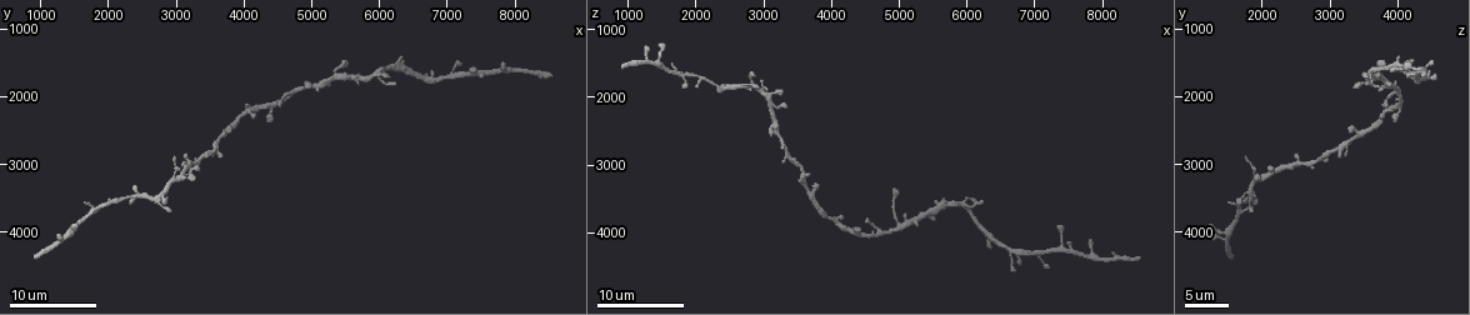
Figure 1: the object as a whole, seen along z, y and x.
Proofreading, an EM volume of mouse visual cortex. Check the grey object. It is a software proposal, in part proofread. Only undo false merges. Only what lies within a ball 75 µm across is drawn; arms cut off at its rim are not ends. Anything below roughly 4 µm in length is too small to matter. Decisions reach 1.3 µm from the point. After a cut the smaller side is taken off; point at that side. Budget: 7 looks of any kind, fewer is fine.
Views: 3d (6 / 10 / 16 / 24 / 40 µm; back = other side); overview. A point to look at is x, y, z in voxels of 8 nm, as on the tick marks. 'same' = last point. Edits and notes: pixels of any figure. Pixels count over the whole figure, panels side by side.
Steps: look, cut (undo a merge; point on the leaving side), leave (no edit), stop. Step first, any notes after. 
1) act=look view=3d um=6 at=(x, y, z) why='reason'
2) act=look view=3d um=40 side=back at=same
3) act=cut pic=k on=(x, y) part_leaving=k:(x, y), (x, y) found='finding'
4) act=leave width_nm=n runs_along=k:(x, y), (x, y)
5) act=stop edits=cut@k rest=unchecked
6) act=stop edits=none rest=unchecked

act=look view=3d um=10 at=(5000, 1850, 3850) why='four or more arms meet'

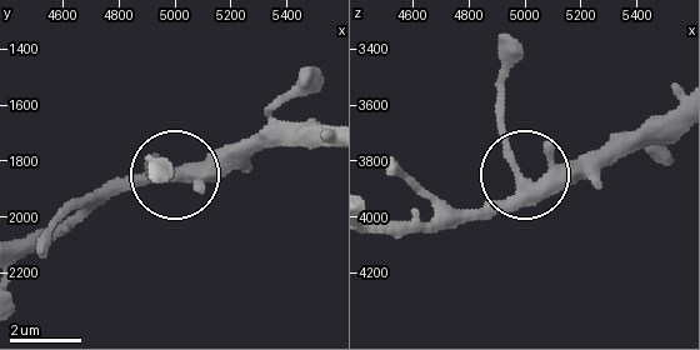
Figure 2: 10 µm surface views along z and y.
act=look view=3d um=6 at=(5010, 1860, 3880)

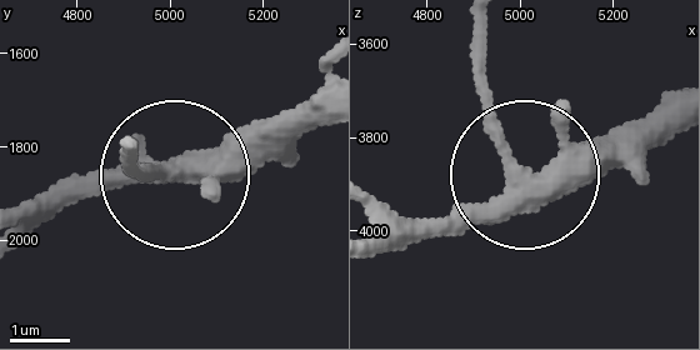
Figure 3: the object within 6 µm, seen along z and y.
act=leave arms=4 runs_along=3:(376, 238), (495, 203), (520, 179), (480, 29) found='one neuron here'

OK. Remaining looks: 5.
act=look view=3d um=6 at=(4050, 2200, 3800) why='two arms in line, one across'

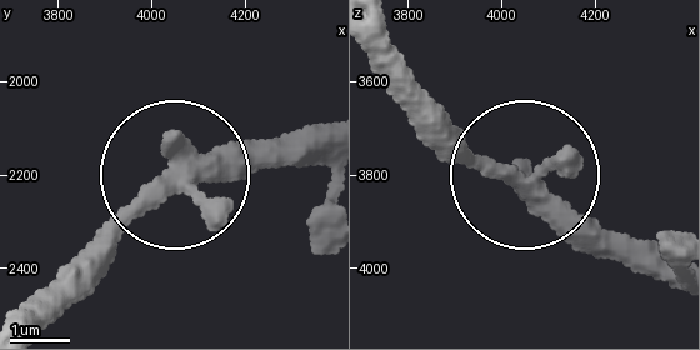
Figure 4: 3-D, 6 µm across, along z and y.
act=look view=3d um=6 side=back at=(4030, 2210, 3810)

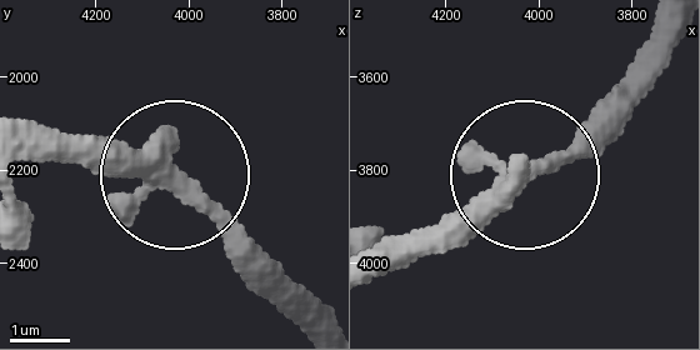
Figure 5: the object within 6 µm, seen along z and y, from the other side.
act=leave arms=3 runs_along=5:(169, 170), (294, 284) found='all the same neuron'

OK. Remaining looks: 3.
act=look view=3d um=10 at=(2050, 3550, 1700) why='three-way junction'

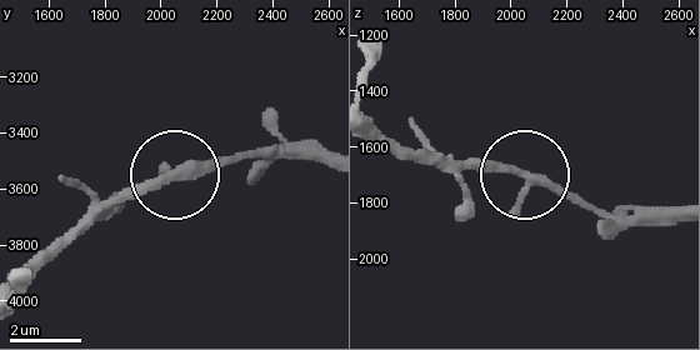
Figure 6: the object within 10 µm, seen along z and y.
act=leave runs_along=6:(323, 155), (189, 164), (93, 205) found='all the same neuron'

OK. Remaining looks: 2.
act=stop edits=none rest=unchecked

